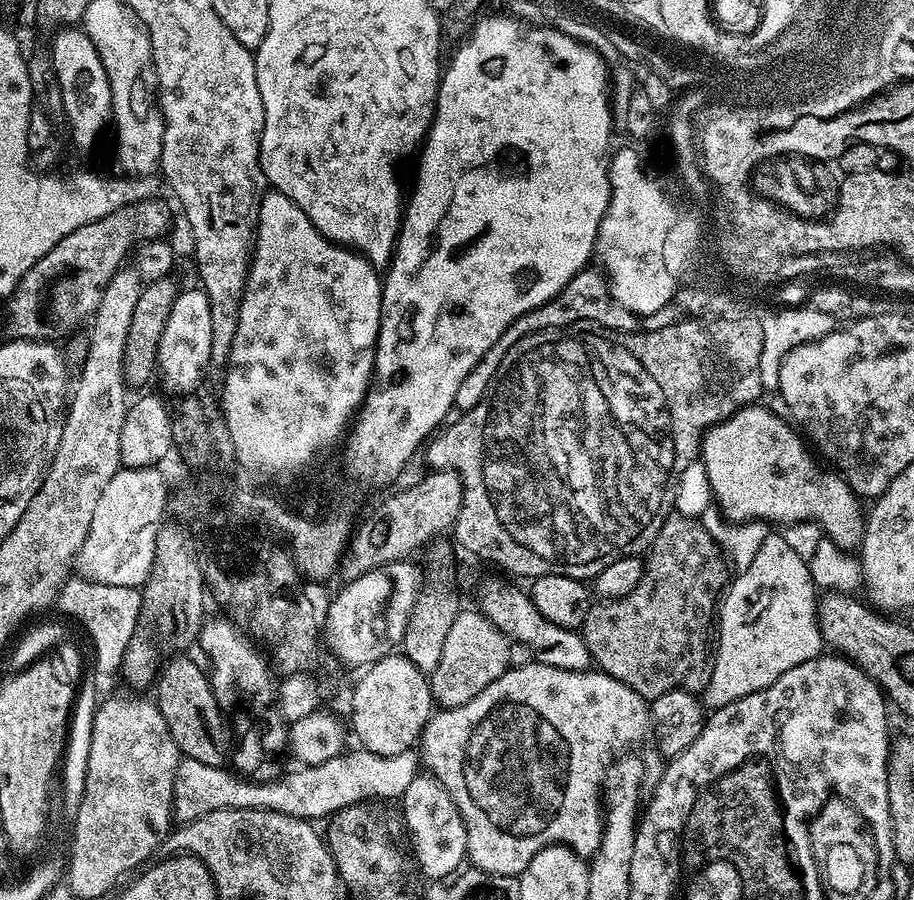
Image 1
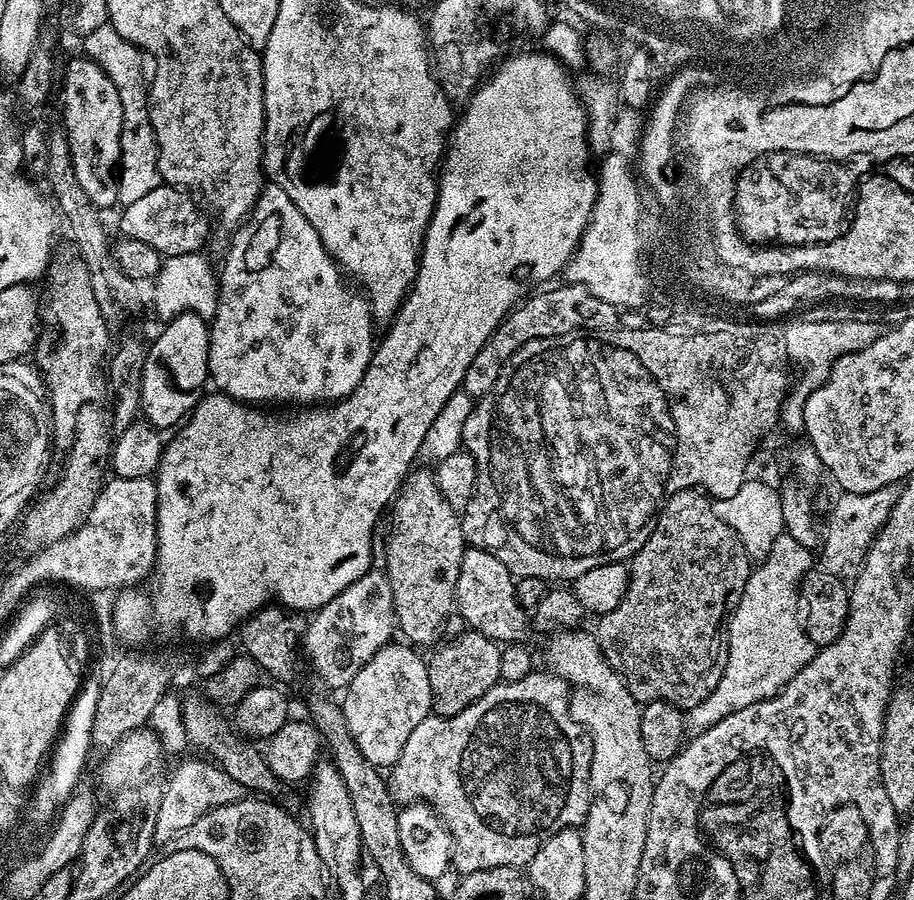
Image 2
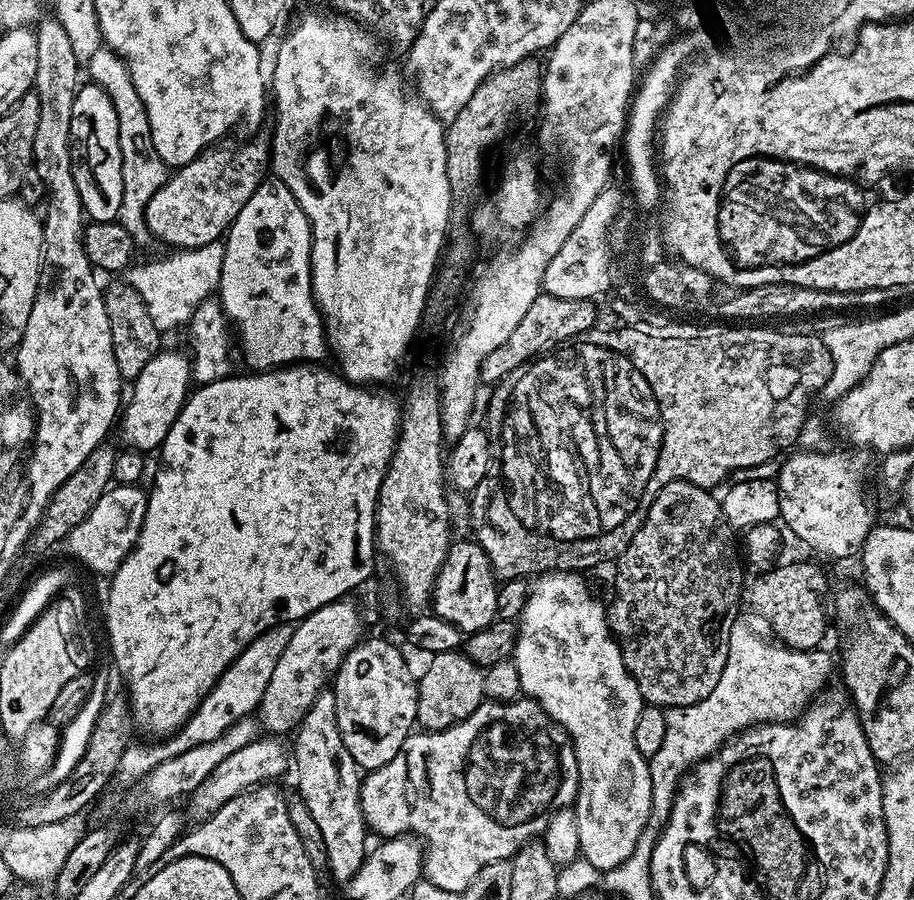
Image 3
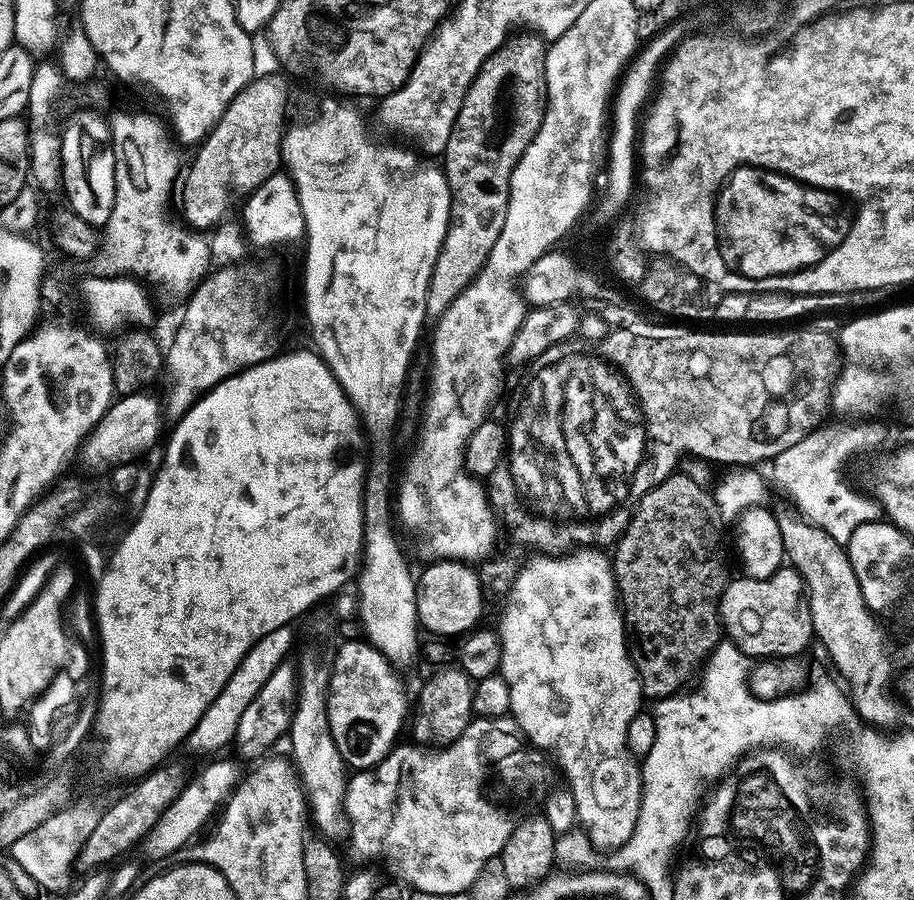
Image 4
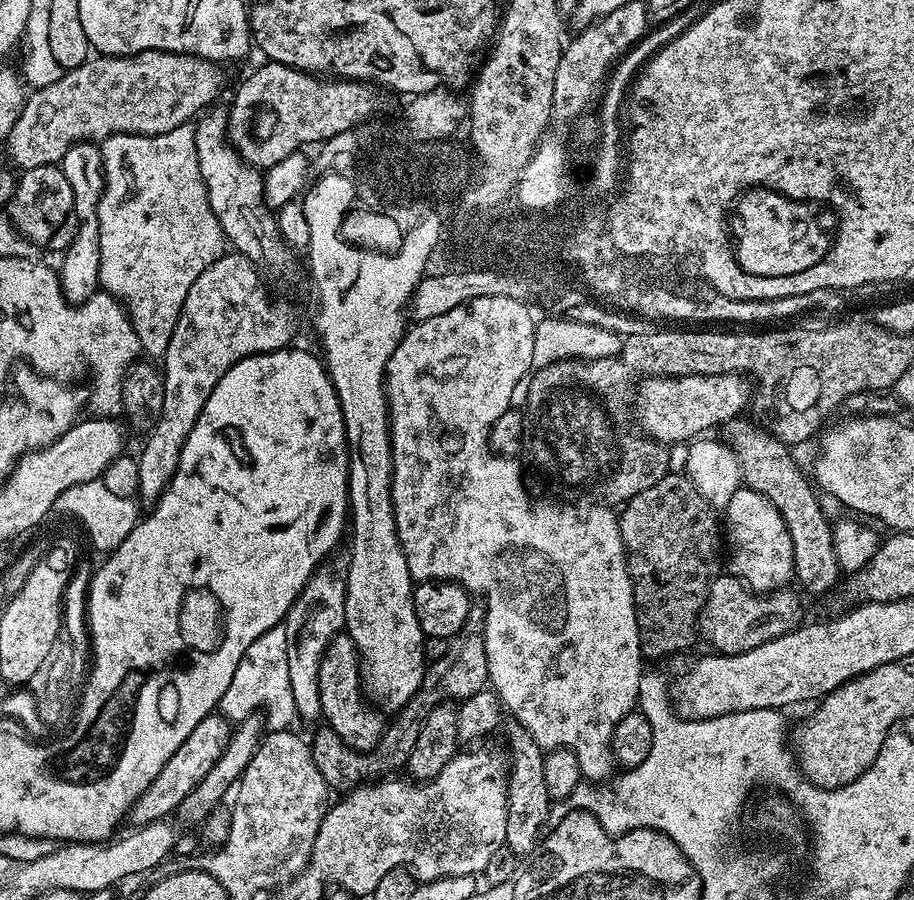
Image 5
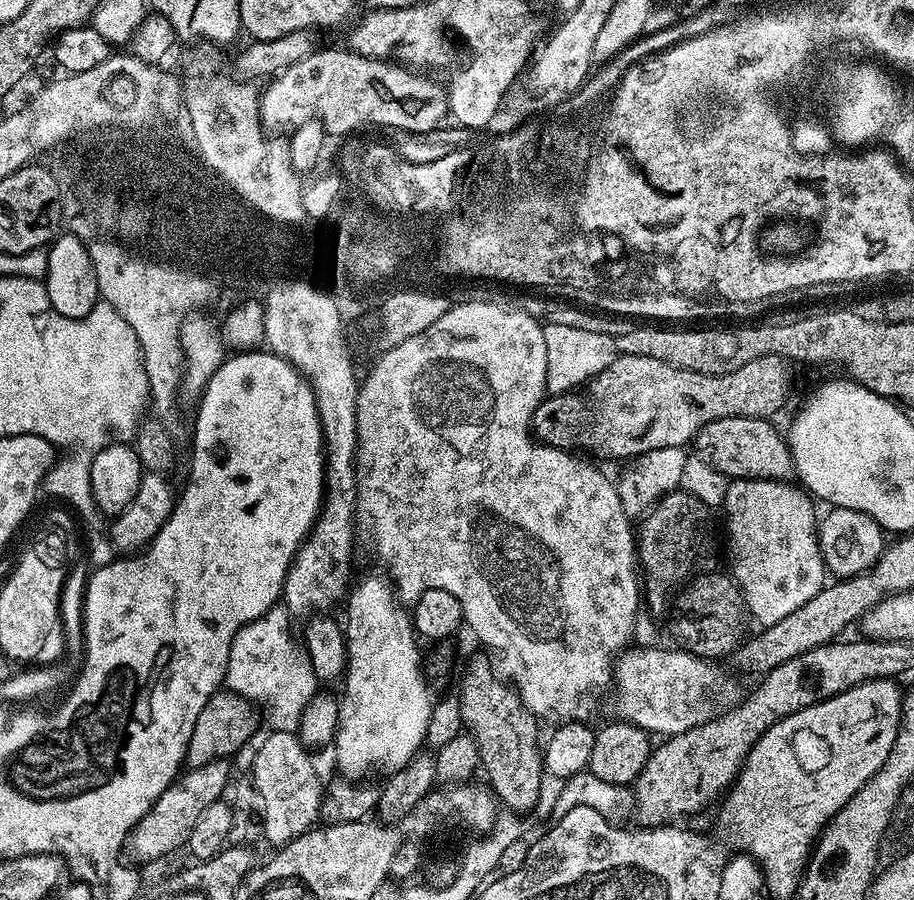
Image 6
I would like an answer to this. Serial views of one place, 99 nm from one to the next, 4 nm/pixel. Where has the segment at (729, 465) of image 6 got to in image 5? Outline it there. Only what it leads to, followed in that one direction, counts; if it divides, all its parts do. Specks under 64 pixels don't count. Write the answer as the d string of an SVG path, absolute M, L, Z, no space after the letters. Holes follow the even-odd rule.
M737 418L729 421L728 423L723 425L722 432L724 432L724 436L722 435L723 443L728 446L736 455L738 462L740 463L741 474L743 476L743 483L750 489L754 490L758 494L762 494L766 498L770 498L770 502L774 502L774 506L778 510L778 514L782 514L782 522L786 522L786 530L790 530L790 538L792 539L792 545L794 546L794 566L796 567L794 576L798 581L800 580L800 584L805 588L808 592L813 592L814 595L820 596L823 592L828 592L832 587L836 584L836 579L842 576L840 571L840 567L838 566L838 562L834 558L834 544L832 542L832 524L830 523L829 517L826 515L823 507L821 497L816 497L814 493L812 493L813 485L810 483L808 485L808 480L804 477L804 472L801 465L798 463L797 459L793 456L793 449L789 447L789 445L785 444L783 440L780 439L779 435L773 434L772 436L768 432L763 432L762 429L759 428L756 424L751 424L750 421L744 420L745 418Z

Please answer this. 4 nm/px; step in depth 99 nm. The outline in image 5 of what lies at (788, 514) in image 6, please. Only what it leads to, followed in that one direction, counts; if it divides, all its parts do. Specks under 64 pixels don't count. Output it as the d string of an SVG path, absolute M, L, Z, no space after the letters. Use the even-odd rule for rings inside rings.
M741 486L722 512L726 517L726 552L732 555L731 575L744 581L757 594L791 585L796 570L794 546L790 530L786 530L786 522L782 522L782 514L778 514L774 502Z

